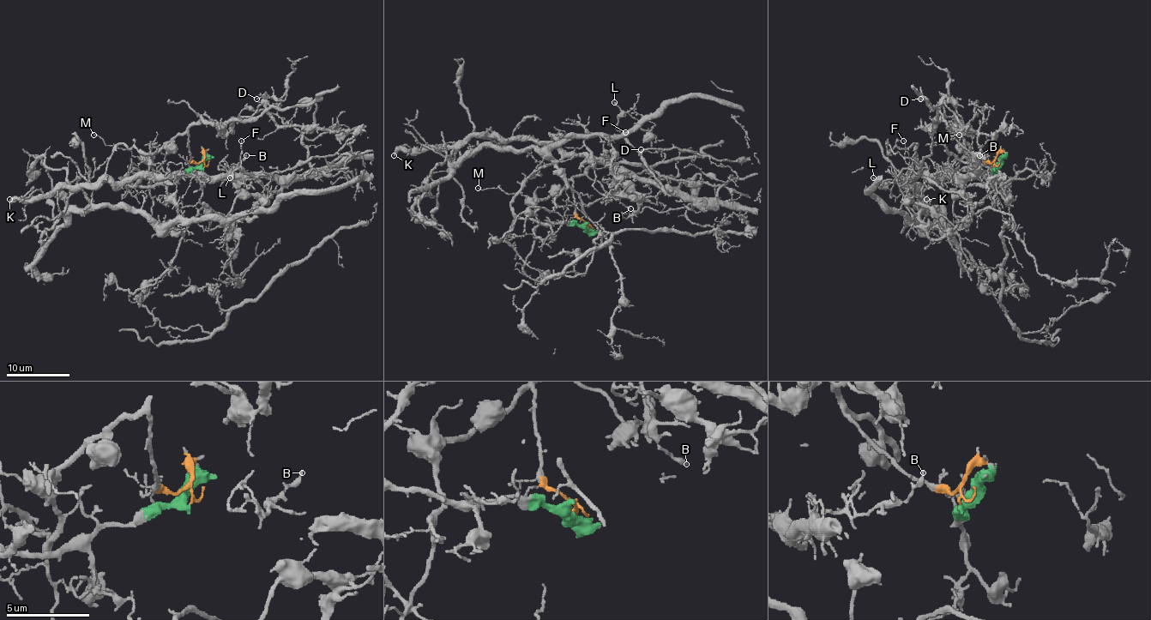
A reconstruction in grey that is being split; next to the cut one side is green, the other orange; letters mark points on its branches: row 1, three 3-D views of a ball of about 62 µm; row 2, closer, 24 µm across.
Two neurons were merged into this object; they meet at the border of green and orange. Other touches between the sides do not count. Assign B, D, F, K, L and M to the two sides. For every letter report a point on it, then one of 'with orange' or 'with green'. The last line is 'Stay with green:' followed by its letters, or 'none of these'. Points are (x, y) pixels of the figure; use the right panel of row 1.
B: (979, 155) | with green
D: (920, 99) | with orange
F: (903, 141) | with green
K: (926, 199) | with green
L: (873, 177) | with green
M: (959, 135) | with orange
Stay with green: B, F, K, L

